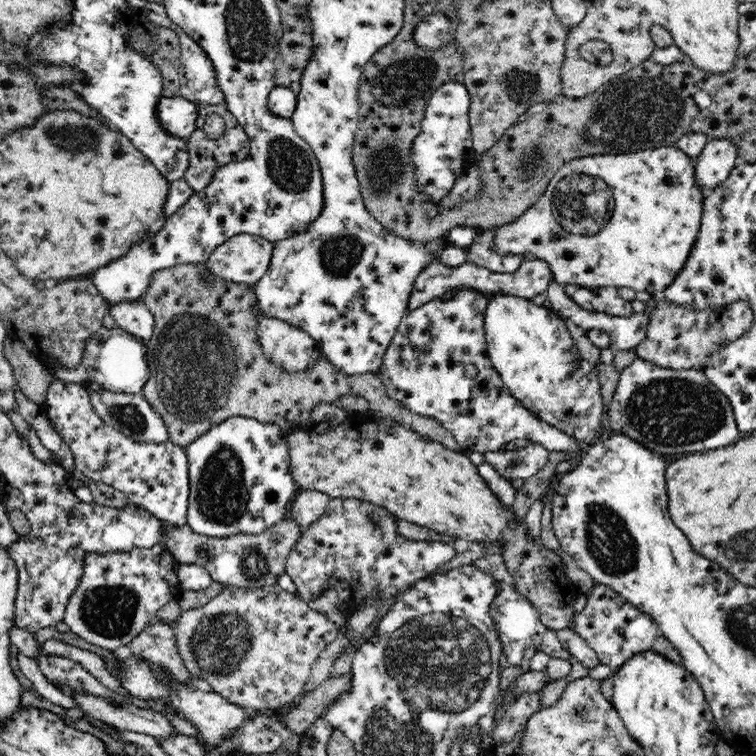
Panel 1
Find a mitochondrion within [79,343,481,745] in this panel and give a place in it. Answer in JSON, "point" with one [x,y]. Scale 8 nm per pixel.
{"point":[222,498]}

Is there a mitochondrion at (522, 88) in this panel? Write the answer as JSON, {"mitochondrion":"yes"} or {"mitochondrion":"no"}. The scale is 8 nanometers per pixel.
{"mitochondrion":"yes"}

